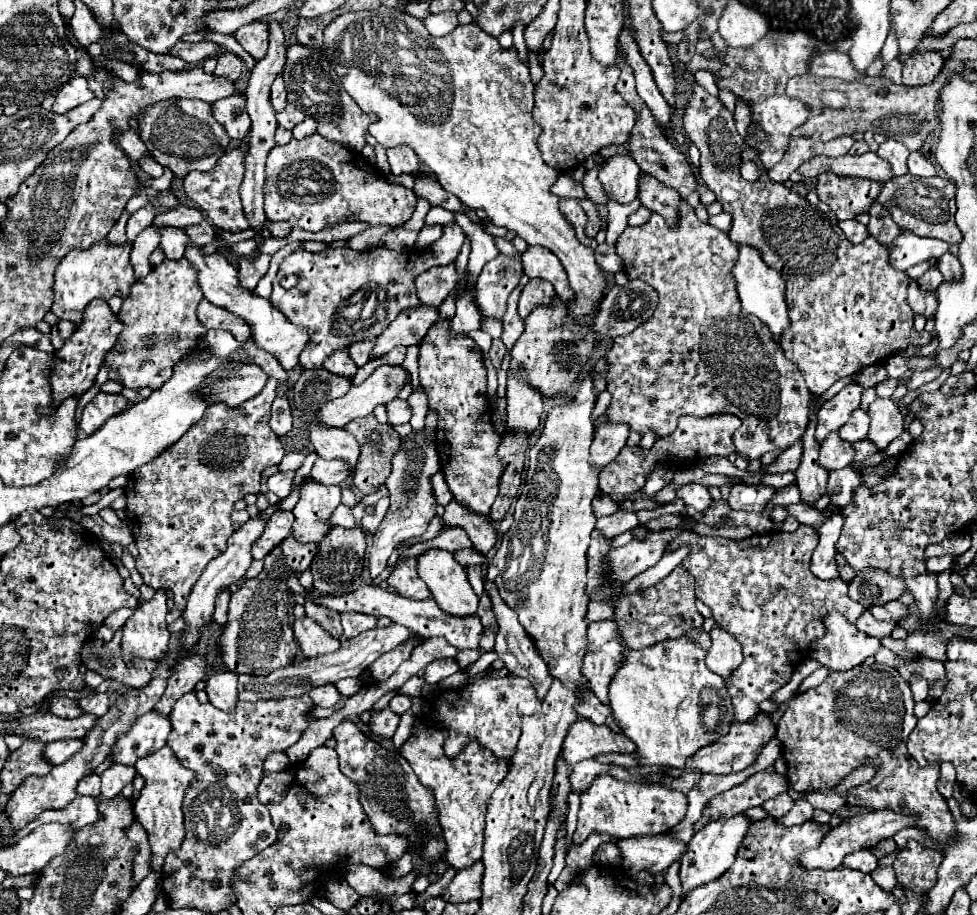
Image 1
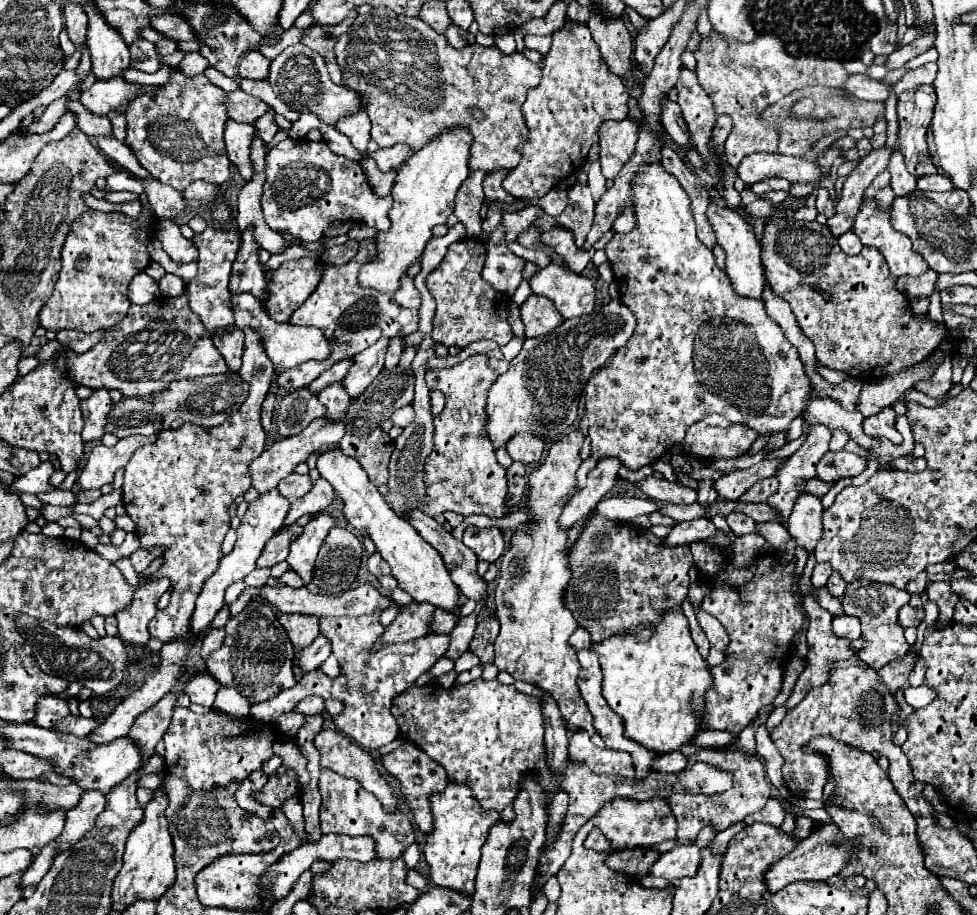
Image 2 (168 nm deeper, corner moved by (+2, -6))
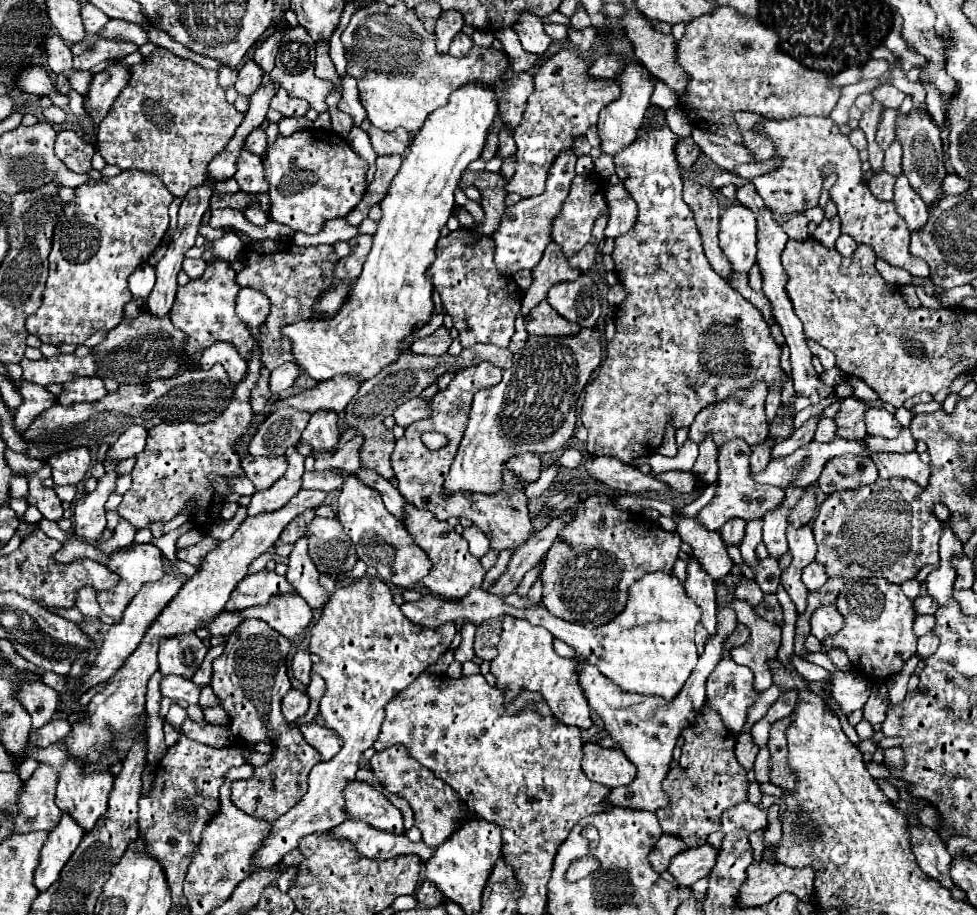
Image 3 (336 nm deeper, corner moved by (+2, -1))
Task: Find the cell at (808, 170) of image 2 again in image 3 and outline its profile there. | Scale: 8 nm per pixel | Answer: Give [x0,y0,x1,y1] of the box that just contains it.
[691,129,753,171]

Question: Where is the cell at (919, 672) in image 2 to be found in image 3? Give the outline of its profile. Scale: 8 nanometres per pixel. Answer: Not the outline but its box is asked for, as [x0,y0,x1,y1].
[917,633,939,657]

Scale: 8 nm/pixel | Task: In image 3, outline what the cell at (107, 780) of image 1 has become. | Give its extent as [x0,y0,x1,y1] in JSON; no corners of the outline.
[33,815,83,891]

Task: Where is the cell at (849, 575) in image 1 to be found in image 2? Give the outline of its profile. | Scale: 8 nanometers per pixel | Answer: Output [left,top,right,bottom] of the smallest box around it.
[827,572,847,598]

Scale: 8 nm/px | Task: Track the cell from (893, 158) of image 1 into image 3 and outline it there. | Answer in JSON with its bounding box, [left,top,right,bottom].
[895,175,929,233]

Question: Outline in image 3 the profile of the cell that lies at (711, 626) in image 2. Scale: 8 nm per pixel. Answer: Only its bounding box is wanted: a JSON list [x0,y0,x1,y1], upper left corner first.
[685,555,717,635]

